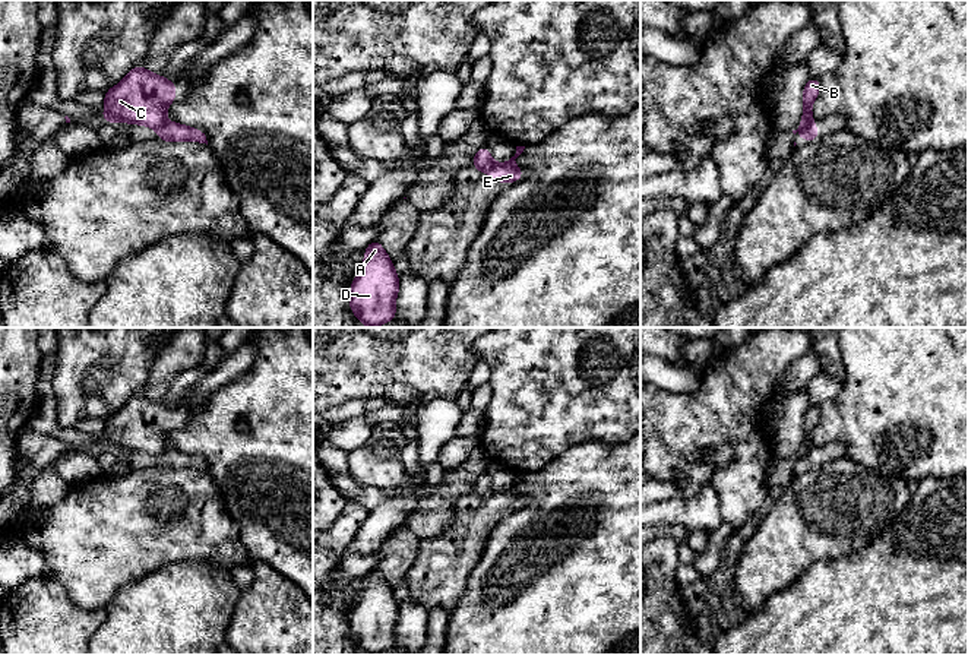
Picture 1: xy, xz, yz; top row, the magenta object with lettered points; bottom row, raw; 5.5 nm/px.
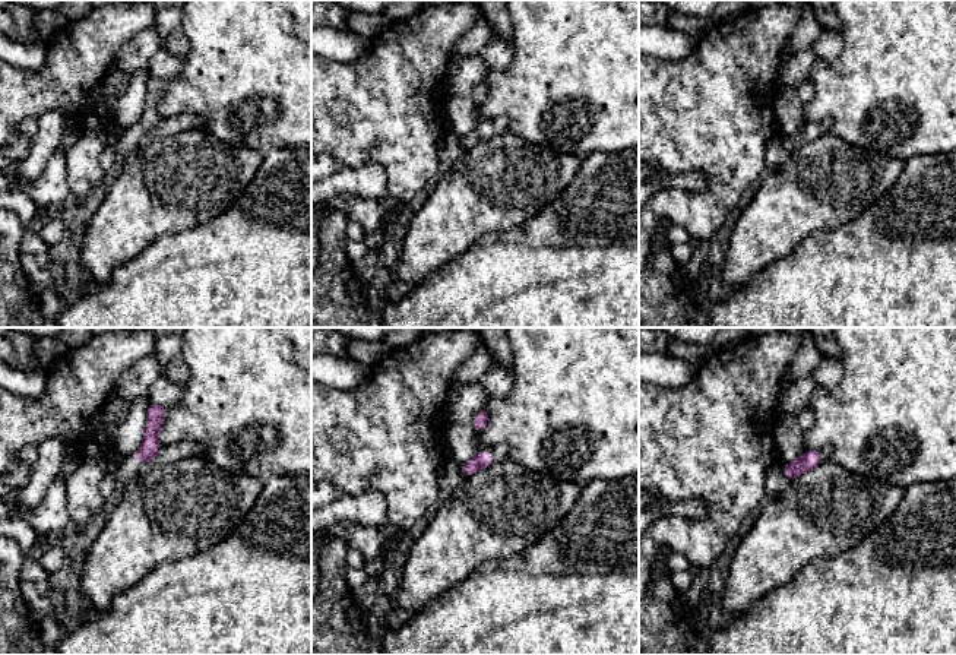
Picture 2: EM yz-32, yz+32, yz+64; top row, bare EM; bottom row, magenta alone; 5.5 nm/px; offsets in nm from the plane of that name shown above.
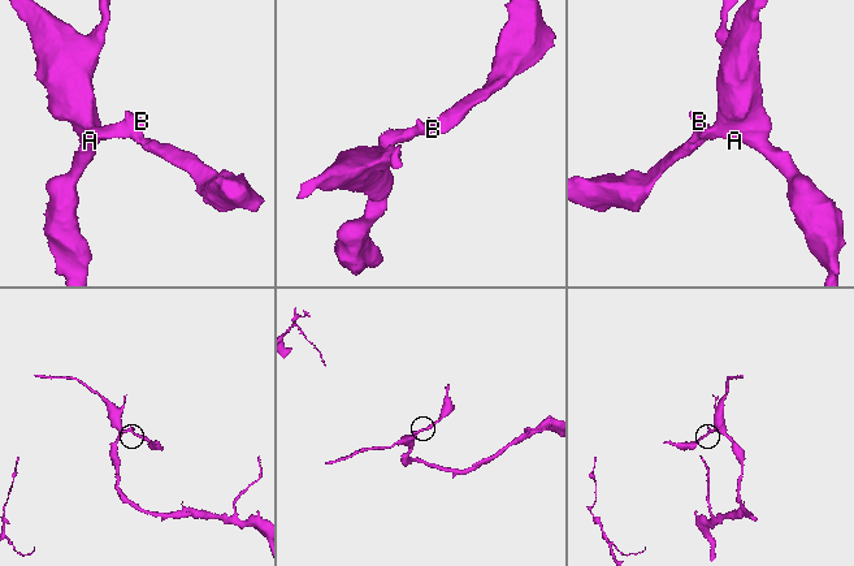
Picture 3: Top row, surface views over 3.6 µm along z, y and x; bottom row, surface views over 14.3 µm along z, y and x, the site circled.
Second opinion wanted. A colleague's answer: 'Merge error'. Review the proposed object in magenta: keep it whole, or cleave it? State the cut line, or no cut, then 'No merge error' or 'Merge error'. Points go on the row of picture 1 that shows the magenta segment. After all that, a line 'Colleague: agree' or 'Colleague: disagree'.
Split along yz (810, 125), (800, 132). Merge error
Colleague: agree

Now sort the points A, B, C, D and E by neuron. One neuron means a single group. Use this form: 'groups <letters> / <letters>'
groups A B C D / E

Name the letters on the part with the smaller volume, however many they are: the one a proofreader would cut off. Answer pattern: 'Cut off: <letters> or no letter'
Cut off: E

